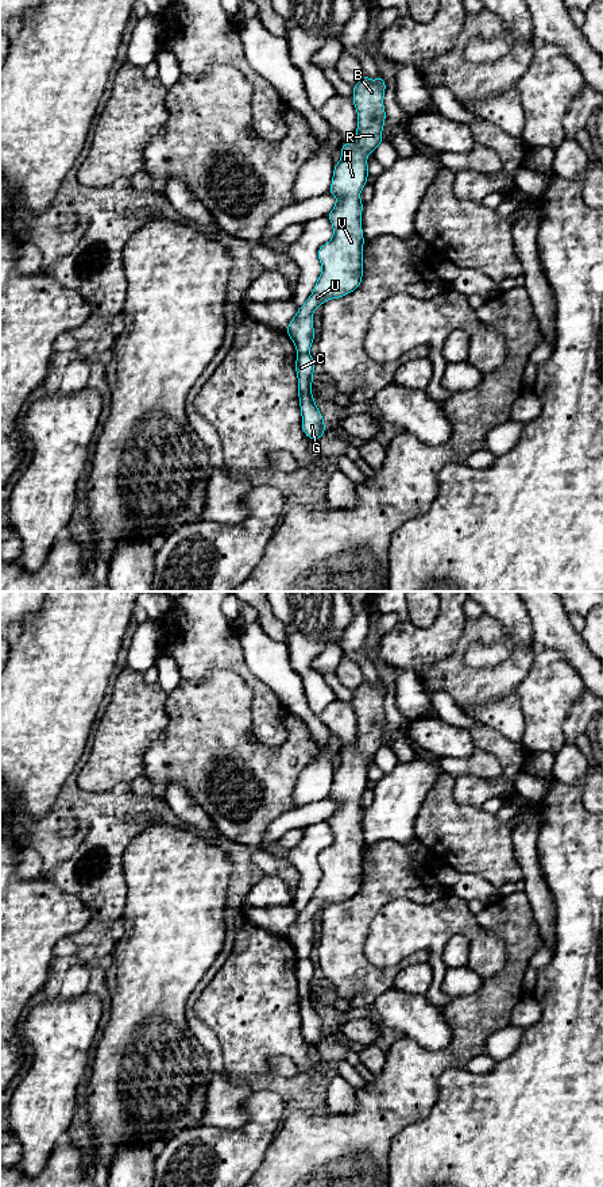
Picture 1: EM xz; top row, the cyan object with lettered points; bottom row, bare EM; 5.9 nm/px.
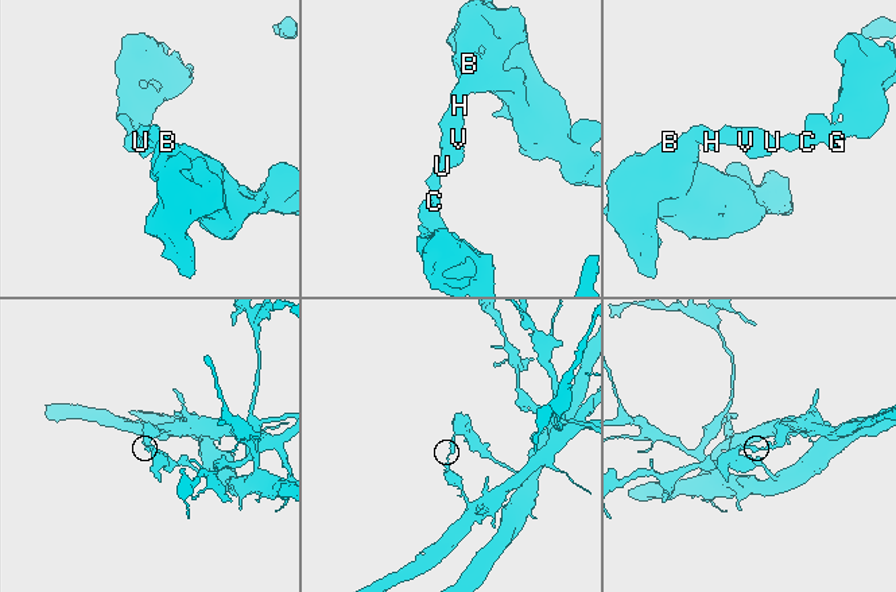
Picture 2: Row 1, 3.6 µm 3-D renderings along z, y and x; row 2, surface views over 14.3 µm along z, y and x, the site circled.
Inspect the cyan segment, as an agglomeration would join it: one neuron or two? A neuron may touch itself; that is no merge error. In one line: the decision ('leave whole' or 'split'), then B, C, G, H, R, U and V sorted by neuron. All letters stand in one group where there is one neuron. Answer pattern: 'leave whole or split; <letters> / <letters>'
split; B H R U V / C G

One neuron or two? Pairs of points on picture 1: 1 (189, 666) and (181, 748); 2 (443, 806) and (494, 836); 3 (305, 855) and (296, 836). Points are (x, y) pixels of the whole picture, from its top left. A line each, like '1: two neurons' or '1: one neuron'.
1: two neurons
2: one neuron
3: two neurons

